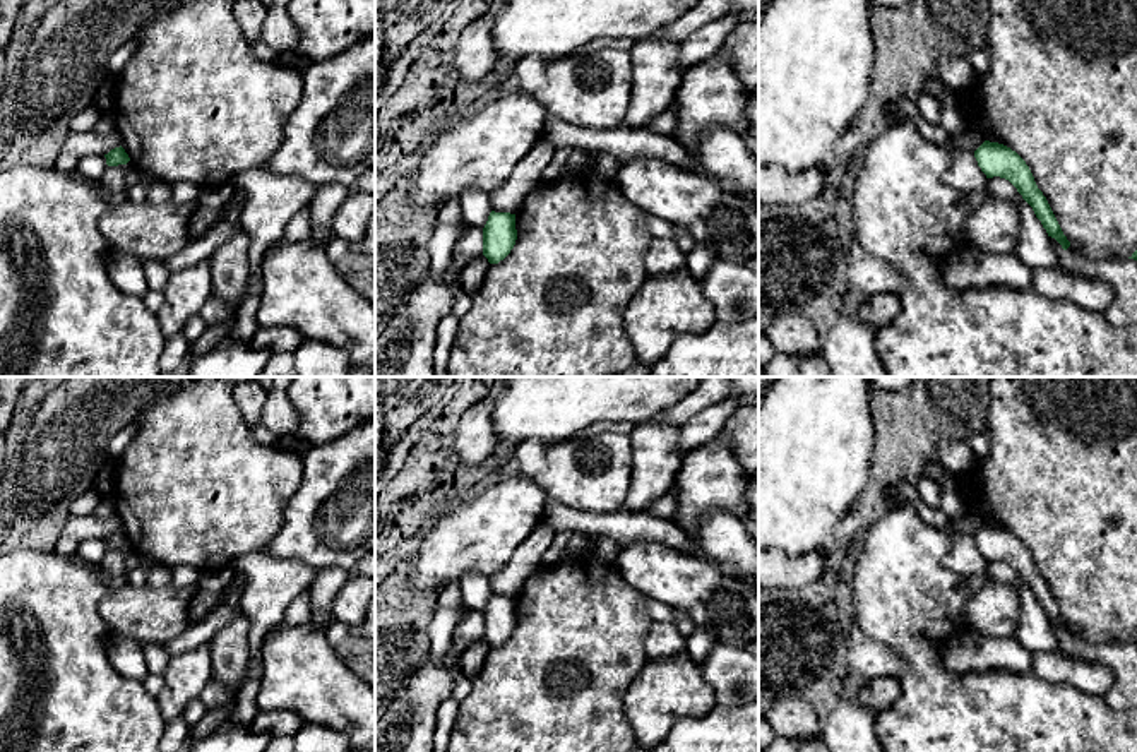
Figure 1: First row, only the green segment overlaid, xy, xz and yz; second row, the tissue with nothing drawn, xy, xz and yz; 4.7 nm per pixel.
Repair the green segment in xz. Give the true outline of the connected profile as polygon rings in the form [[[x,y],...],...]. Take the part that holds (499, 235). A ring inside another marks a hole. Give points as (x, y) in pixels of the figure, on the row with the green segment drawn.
[[[491,211],[483,228],[483,255],[498,264],[514,248],[517,240],[515,214]]]

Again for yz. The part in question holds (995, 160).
[[[985,140],[974,151],[974,158],[986,178],[1000,176],[1017,188],[1022,199],[1033,207],[1048,236],[1055,238],[1063,250],[1070,247],[1029,166],[1015,151],[1003,144]]]

